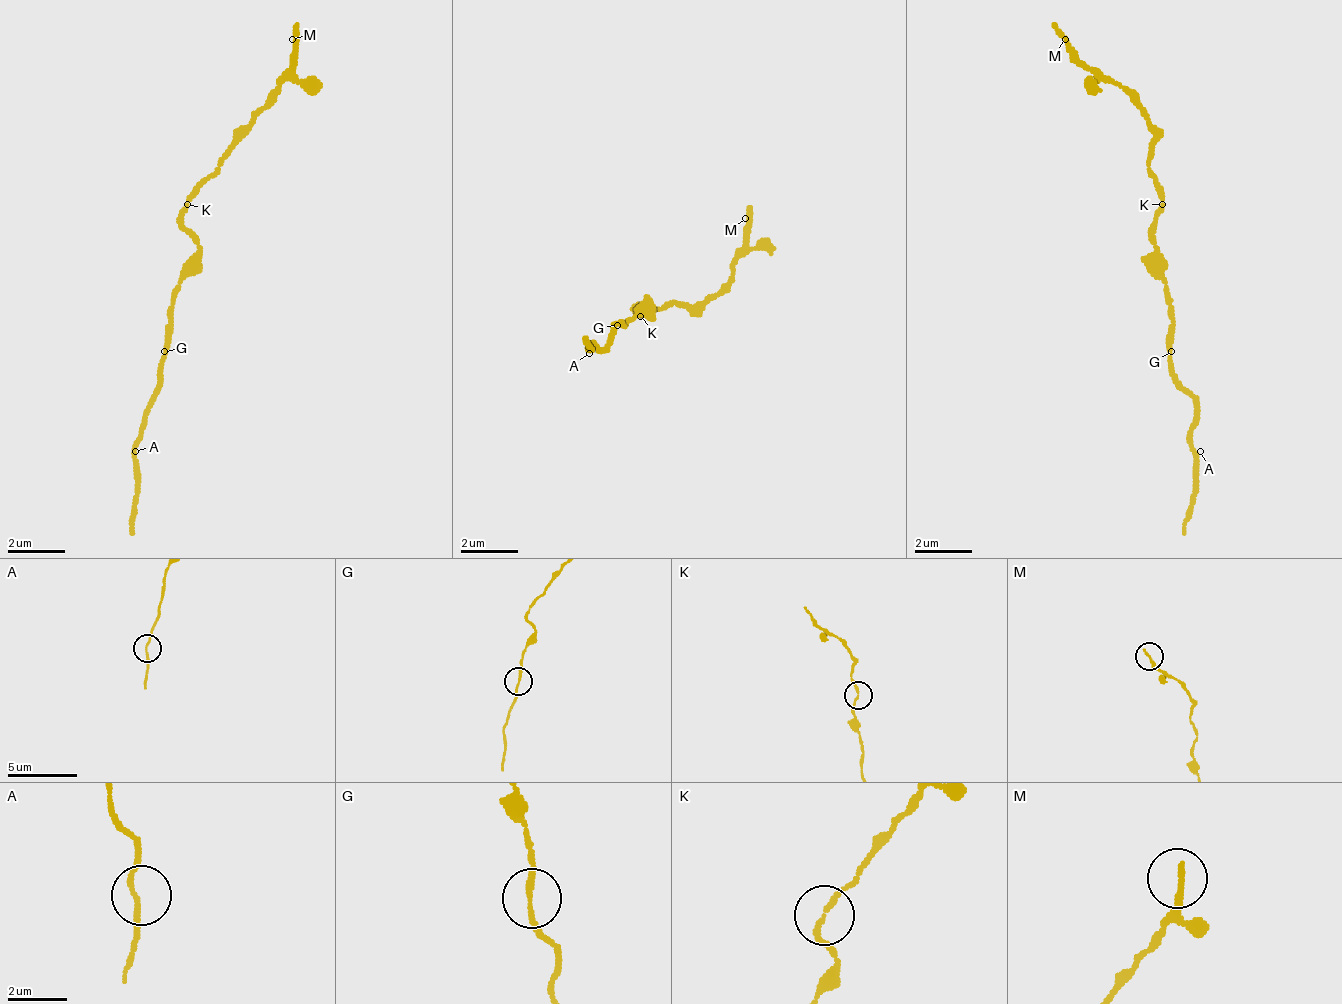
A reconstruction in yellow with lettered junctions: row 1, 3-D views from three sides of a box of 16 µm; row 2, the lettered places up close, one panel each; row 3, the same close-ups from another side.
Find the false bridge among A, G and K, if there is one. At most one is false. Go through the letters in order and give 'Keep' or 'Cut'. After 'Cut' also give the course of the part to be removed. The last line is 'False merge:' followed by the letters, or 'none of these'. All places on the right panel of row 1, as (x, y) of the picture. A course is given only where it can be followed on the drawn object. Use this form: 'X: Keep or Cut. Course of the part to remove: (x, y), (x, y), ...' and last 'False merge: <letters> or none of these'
A: Keep
G: Keep
K: Keep
False merge: none of these

